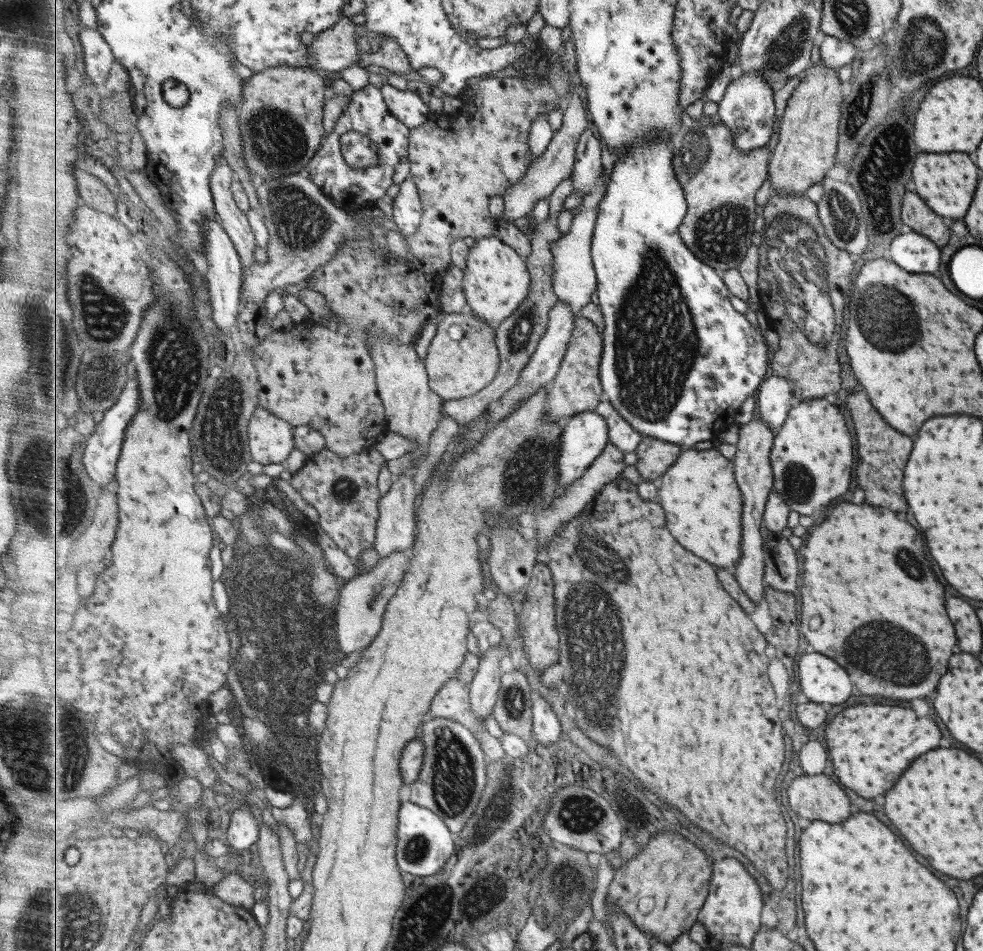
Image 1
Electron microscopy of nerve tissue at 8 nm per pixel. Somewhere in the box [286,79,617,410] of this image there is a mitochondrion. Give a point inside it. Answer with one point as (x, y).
(519, 335)

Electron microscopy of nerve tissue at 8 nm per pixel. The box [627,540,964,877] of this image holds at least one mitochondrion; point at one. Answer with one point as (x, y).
(889, 653)

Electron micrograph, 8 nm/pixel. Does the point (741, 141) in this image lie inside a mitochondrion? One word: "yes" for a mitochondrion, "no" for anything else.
no

